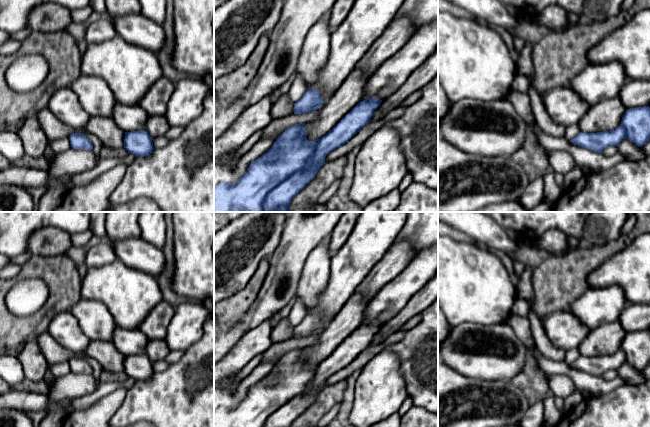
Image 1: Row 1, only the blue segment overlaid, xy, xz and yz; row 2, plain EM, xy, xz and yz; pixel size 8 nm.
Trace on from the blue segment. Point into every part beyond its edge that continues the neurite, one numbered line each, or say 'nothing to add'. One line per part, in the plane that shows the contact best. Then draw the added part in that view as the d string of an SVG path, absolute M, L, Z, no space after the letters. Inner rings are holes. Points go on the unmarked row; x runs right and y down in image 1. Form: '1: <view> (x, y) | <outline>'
nothing to add

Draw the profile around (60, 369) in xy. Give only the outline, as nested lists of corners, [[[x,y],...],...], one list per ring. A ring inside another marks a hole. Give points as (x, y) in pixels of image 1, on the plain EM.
[[[59,362],[55,364],[50,364],[48,369],[56,378],[60,378],[71,372],[69,362]]]

